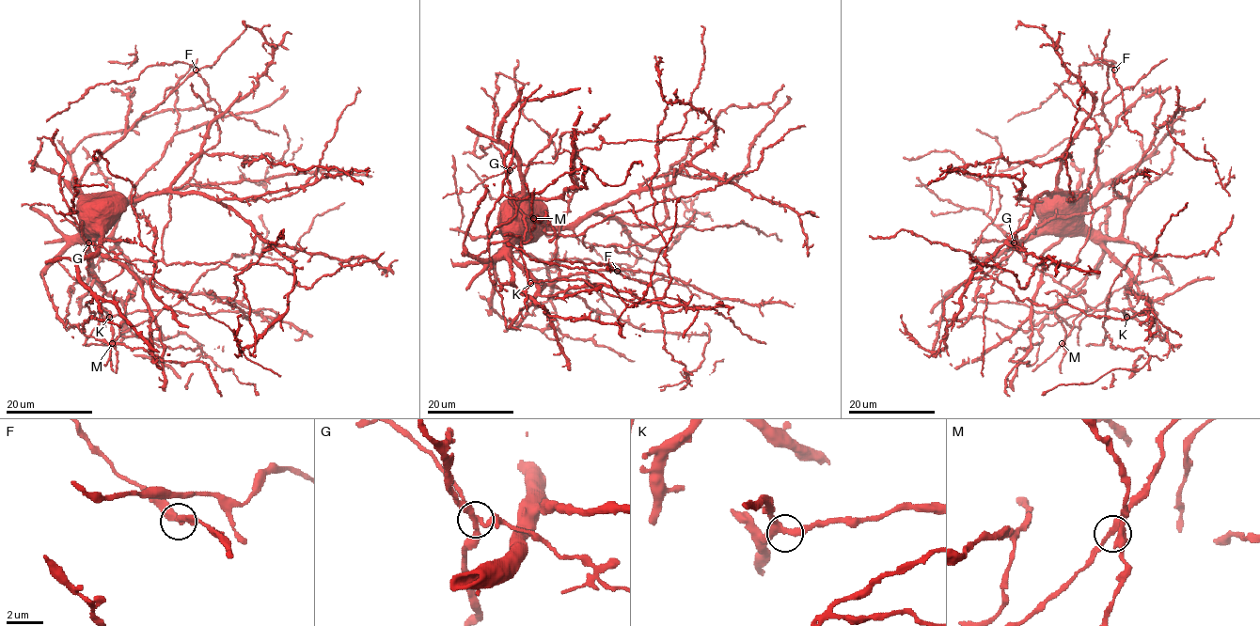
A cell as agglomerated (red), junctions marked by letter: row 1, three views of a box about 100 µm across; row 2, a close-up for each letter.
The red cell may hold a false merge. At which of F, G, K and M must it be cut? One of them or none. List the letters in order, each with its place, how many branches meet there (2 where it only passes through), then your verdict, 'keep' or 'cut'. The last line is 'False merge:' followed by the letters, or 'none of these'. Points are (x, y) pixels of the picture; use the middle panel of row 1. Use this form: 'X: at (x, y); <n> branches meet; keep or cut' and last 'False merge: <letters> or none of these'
F: at (617, 271); 3 branches meet; keep
G: at (510, 170); 4 branches meet; cut
K: at (530, 283); 3 branches meet; keep
M: at (533, 218); 4 branches meet; keep
False merge: G

